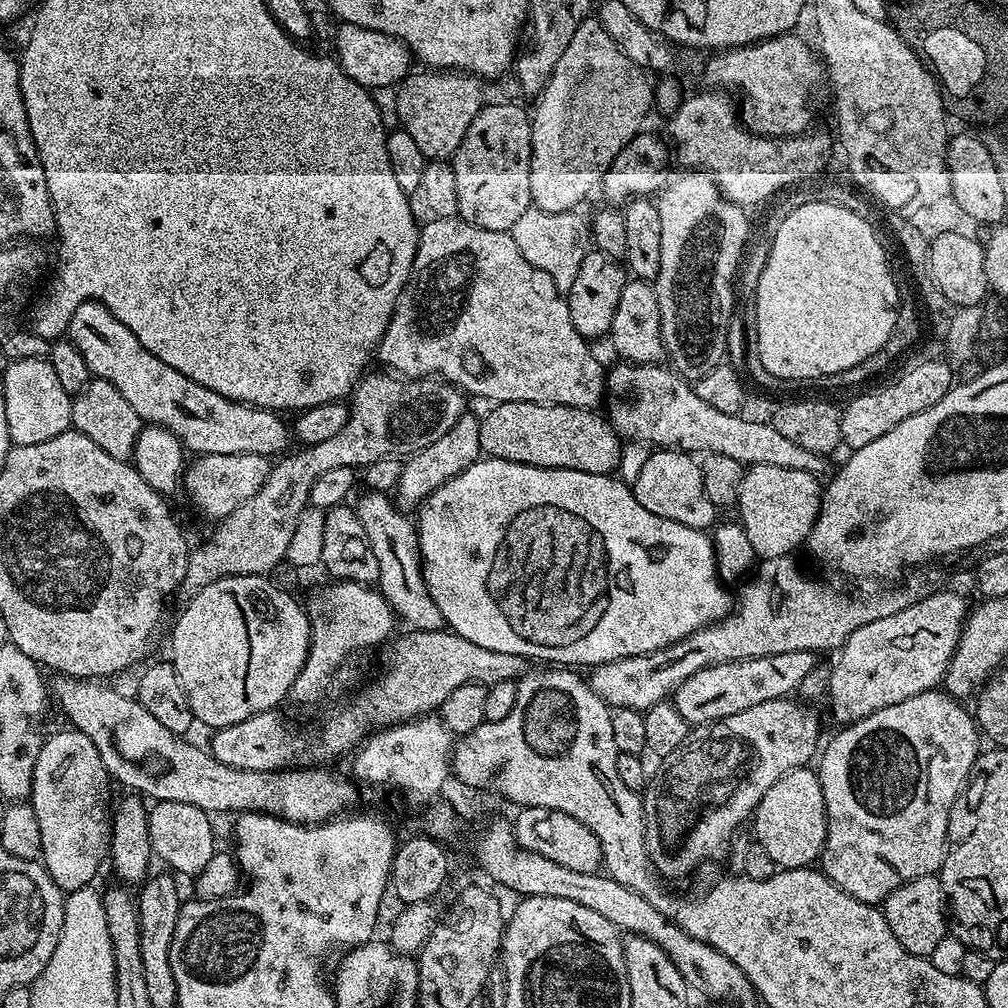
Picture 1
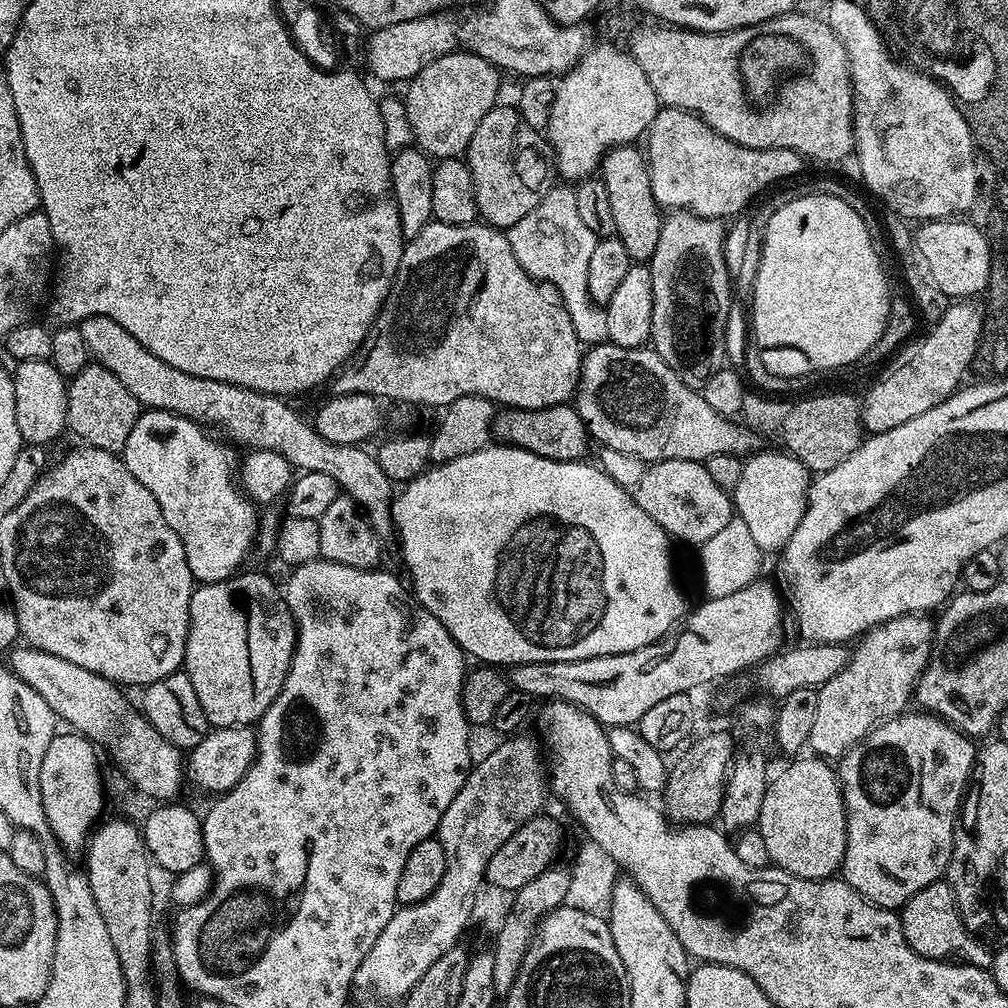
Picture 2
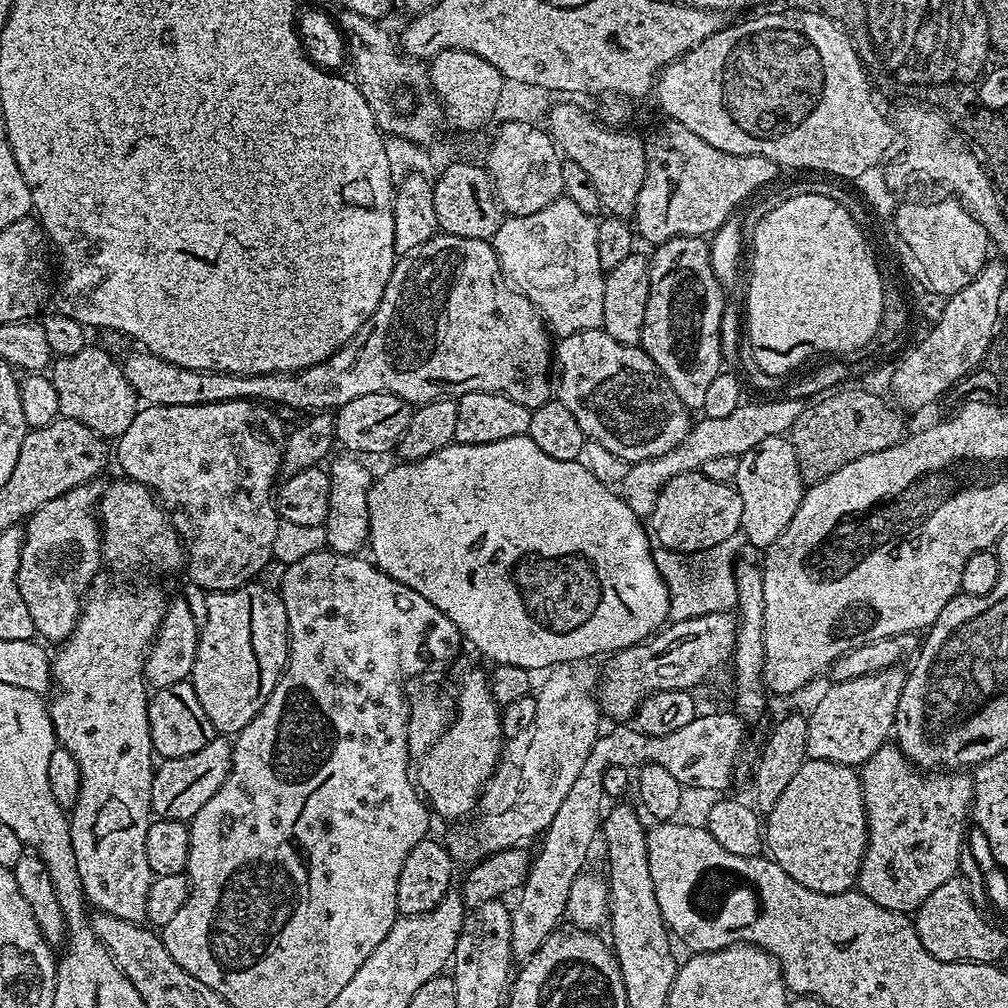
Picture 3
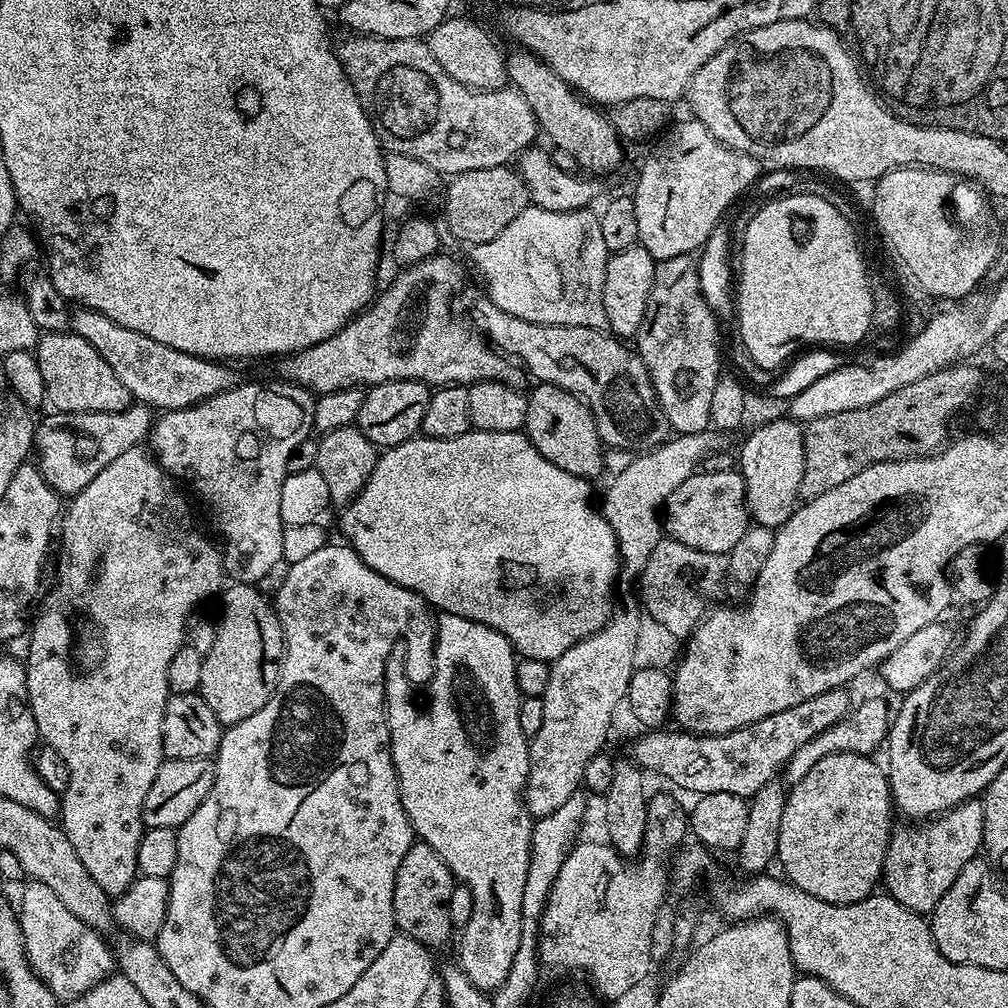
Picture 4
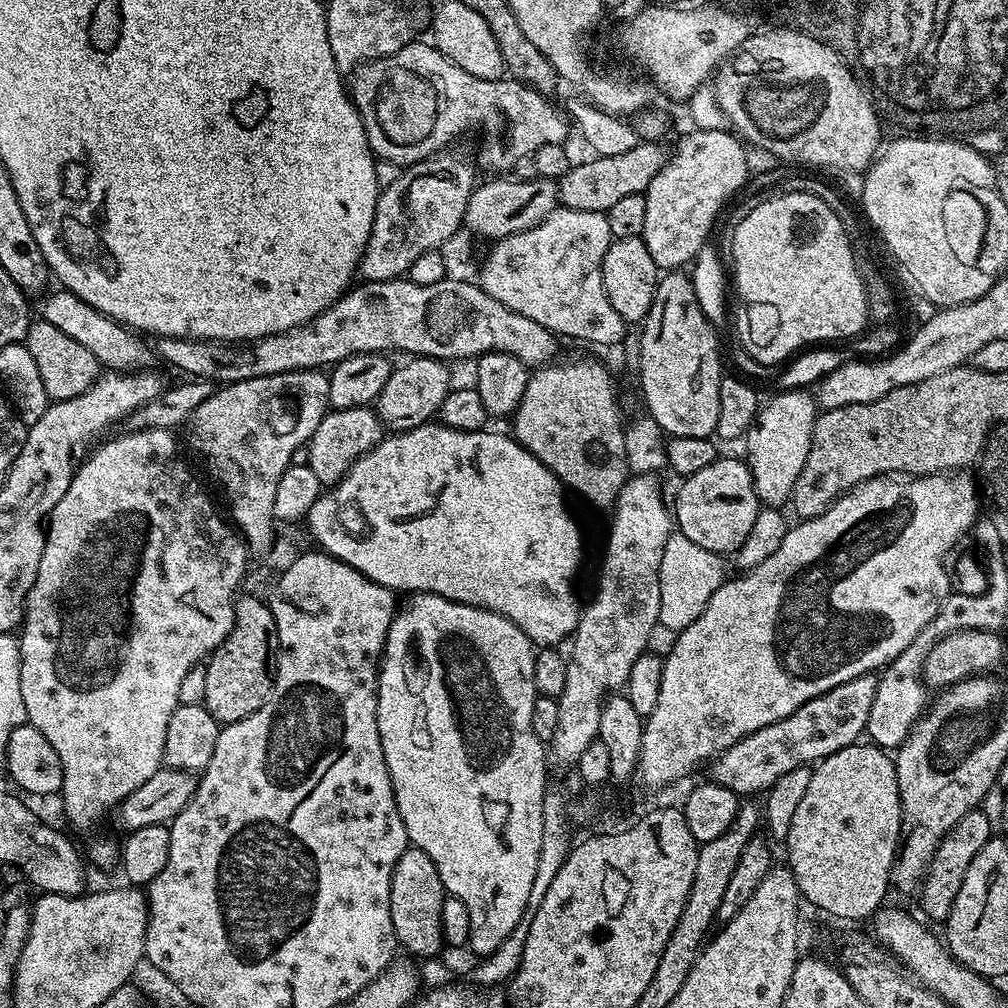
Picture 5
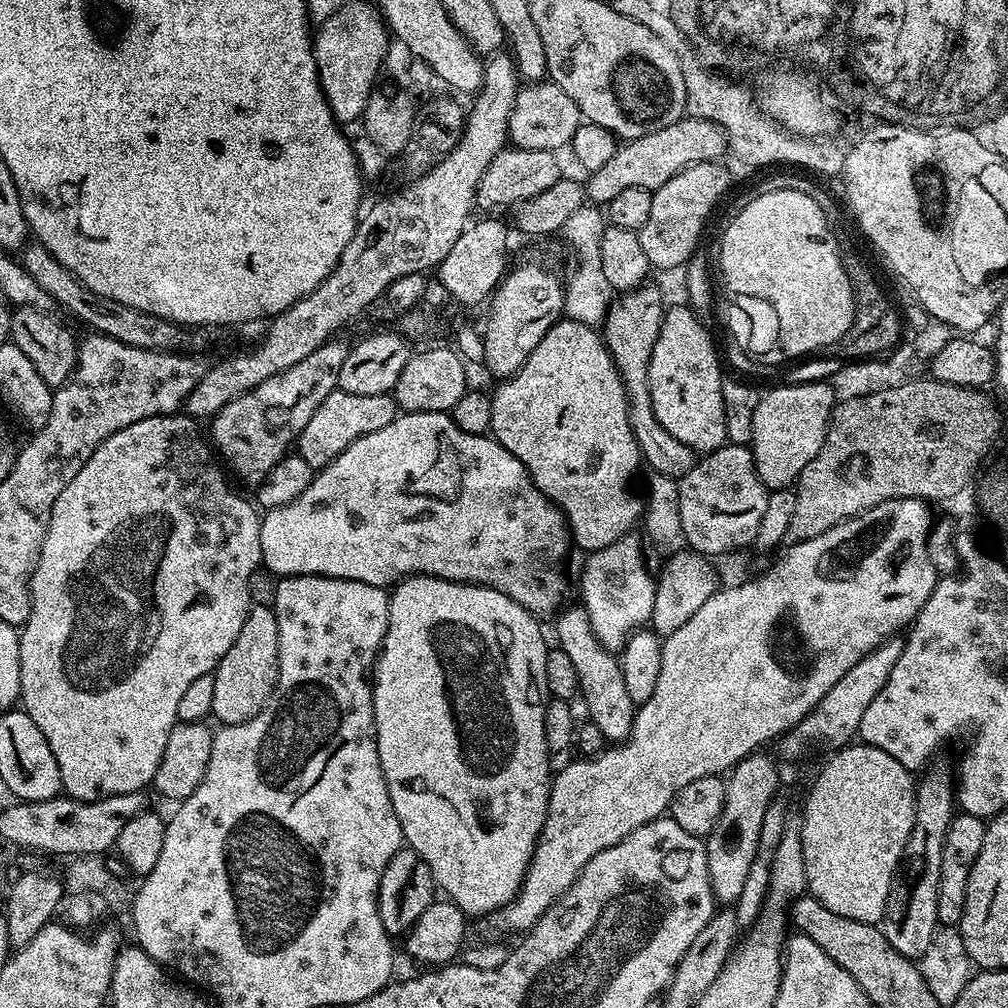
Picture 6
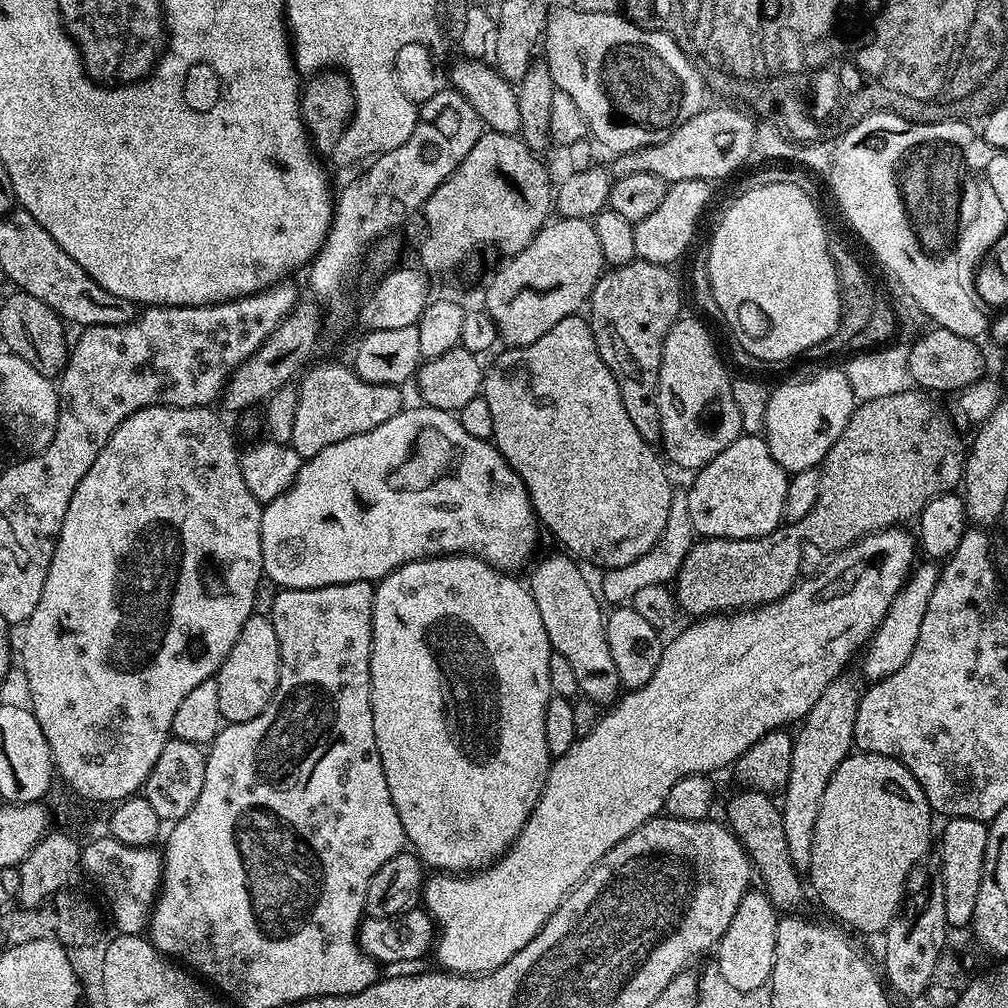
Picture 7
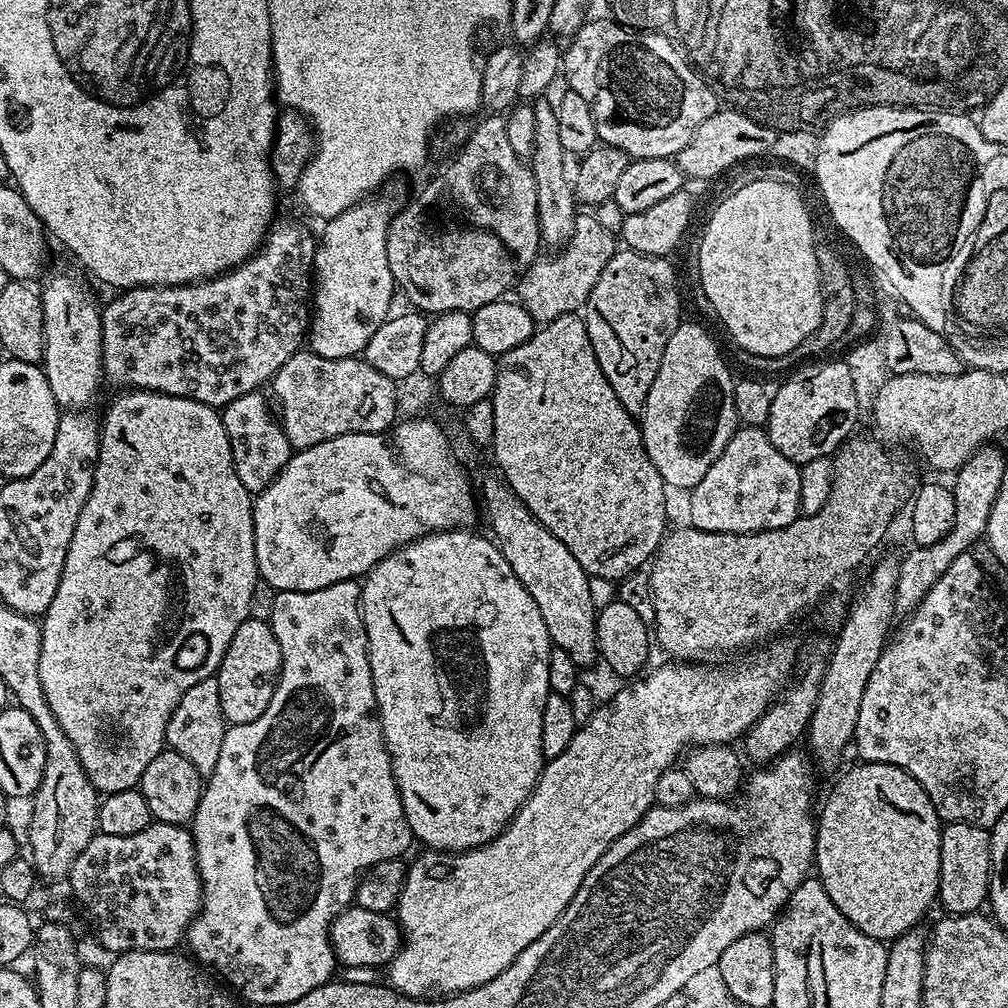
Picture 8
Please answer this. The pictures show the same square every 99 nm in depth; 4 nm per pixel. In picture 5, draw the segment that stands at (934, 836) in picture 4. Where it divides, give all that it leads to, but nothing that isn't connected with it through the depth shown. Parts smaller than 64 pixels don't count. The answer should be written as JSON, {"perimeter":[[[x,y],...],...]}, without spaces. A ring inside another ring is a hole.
{"perimeter":[[[984,810],[966,813],[949,830],[947,838],[938,846],[936,856],[932,859],[932,865],[929,866],[918,893],[920,908],[929,916],[929,921],[943,922],[948,919],[950,906],[954,904],[954,898],[958,898],[958,886],[962,886],[962,878],[966,878],[966,869],[970,862],[974,862],[974,854],[978,854],[978,850],[982,850],[982,846],[986,846],[986,842],[993,839],[993,836],[992,820]]]}

